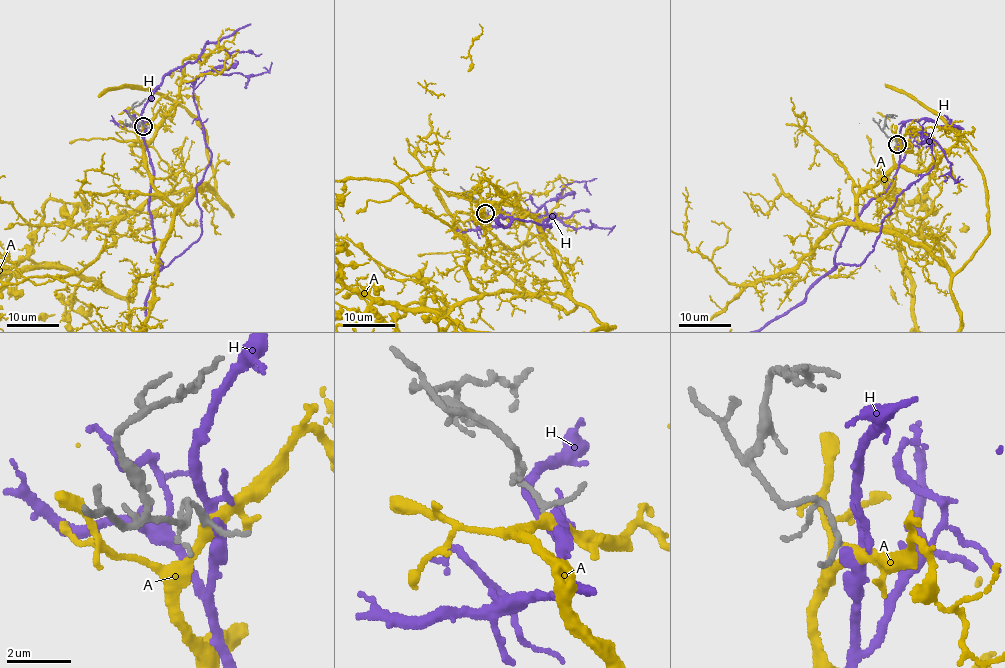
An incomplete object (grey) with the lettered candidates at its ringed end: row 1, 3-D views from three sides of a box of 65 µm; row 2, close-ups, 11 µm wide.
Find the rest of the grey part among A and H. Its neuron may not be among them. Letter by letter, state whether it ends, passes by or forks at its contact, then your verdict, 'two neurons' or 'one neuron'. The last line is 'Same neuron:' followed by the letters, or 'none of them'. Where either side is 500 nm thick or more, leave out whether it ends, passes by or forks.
A: it passes by; one neuron
H: it passes by; two neurons
Same neuron: A

